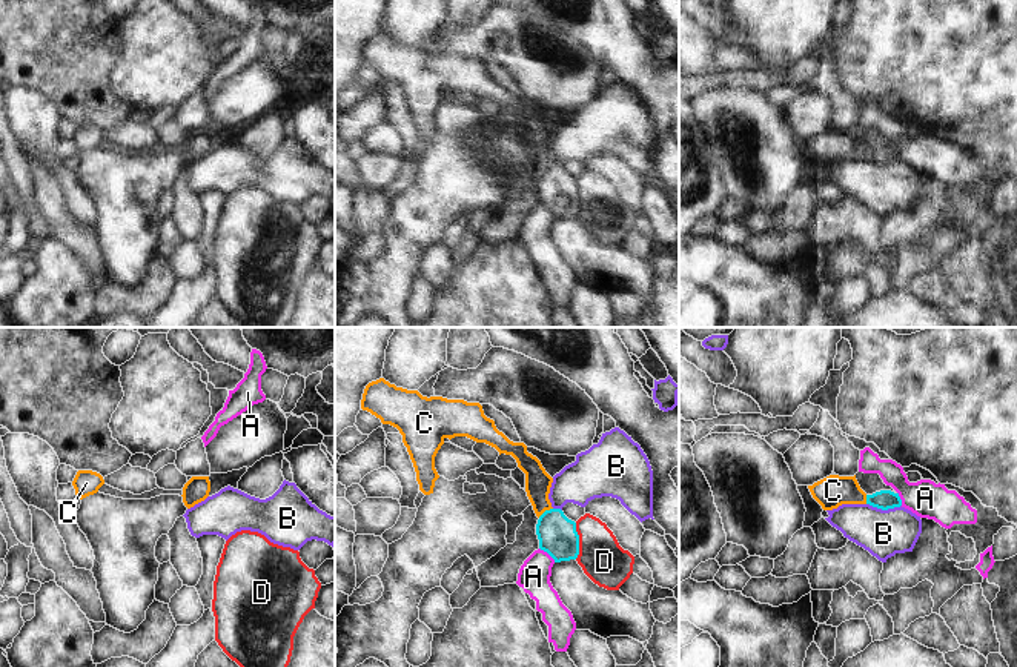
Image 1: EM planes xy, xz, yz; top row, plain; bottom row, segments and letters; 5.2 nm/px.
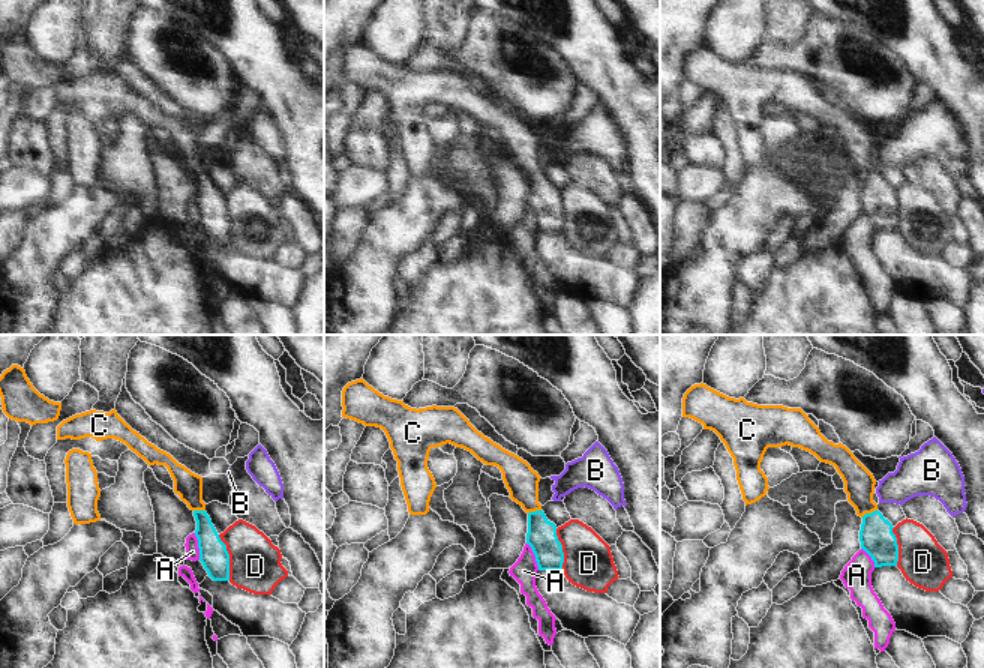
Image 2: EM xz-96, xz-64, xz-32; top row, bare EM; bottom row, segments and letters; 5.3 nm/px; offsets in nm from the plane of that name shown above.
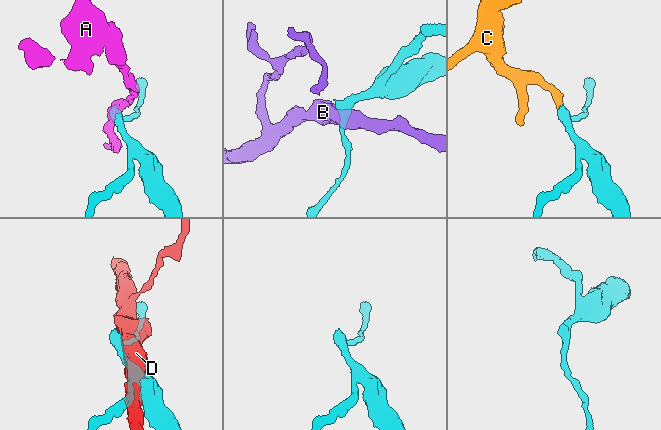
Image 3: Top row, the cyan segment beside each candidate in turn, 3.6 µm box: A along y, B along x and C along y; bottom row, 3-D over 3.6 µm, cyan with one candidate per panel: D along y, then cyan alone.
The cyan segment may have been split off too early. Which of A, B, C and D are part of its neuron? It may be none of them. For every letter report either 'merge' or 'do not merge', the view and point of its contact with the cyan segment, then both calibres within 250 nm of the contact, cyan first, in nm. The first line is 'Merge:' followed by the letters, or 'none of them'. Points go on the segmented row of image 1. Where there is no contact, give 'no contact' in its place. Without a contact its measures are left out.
Merge: C
A: do not merge; meets cyan in xz at (547, 552); 200 nm thick on the cyan side, 170 nm on the other
B: do not merge; meets cyan in yz at (884, 509); 100 nm thick on the cyan side, 240 nm on the other
C: merge; meets cyan in xz at (546, 511); 200 nm thick on the cyan side, 140 nm on the other
D: do not merge; meets cyan in xz at (578, 541); 200 nm thick on the cyan side, 240 nm on the other

